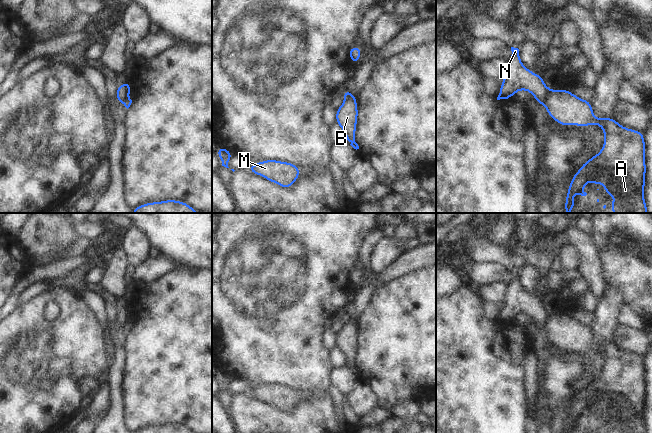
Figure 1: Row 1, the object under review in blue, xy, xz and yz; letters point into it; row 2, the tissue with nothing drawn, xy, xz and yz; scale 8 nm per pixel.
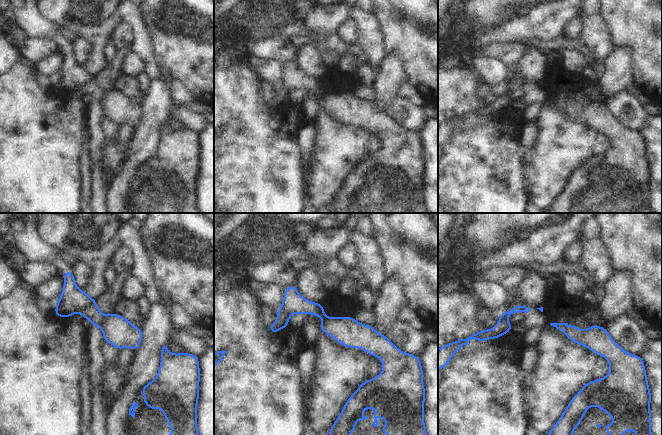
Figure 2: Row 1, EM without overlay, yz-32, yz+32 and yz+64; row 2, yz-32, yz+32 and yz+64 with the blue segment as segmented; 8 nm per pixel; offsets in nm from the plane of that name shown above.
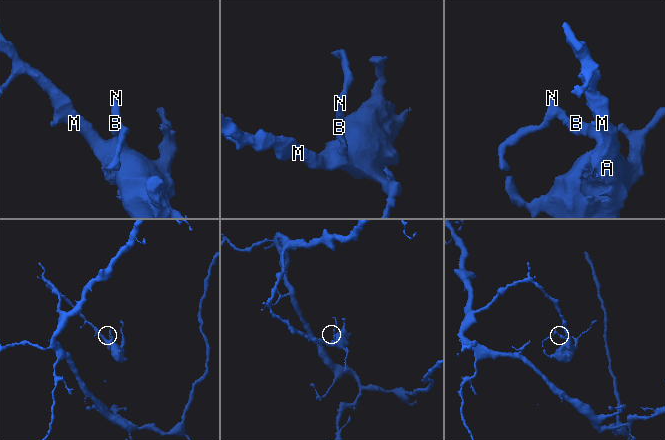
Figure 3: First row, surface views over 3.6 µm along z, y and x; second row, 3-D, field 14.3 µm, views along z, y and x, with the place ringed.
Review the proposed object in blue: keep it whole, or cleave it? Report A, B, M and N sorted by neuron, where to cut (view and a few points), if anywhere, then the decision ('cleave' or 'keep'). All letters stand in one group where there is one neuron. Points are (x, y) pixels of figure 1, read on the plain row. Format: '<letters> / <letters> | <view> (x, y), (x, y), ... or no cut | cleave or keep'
A B M / N | yz (550, 314), (542, 327) | cleave

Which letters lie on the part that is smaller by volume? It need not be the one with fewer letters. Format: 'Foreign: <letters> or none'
Foreign: N

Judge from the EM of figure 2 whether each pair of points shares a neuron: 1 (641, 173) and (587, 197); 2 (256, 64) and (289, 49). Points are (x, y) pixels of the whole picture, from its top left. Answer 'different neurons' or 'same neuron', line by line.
1: same neuron
2: different neurons

